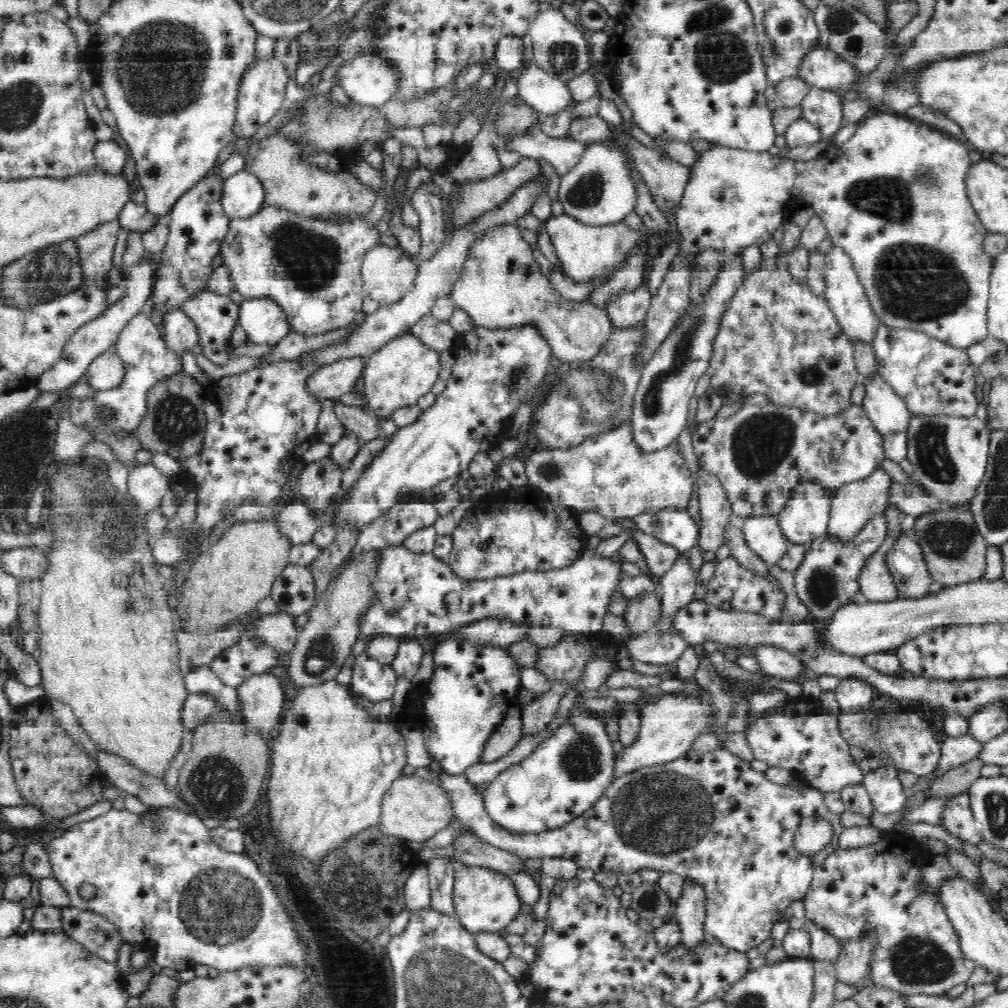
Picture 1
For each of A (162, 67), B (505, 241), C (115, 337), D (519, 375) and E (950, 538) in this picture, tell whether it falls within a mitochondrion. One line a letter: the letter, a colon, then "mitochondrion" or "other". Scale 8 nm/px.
A: mitochondrion
B: other
C: other
D: mitochondrion
E: mitochondrion

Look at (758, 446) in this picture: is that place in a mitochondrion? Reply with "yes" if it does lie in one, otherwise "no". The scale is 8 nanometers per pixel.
yes

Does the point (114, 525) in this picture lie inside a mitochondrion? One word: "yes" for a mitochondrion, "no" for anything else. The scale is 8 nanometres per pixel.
yes

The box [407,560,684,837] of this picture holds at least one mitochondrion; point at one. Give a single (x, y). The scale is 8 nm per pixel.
(581, 760)

